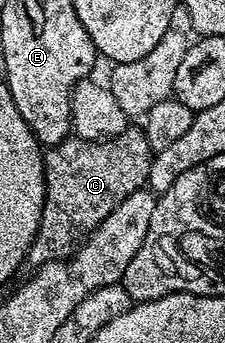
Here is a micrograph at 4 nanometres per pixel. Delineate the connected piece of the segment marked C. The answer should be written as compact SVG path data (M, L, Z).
M129 128L117 138L93 140L69 136L57 146L44 150L44 207L36 239L28 250L27 265L32 268L47 262L63 262L98 224L136 190L145 189L154 151L143 129Z

